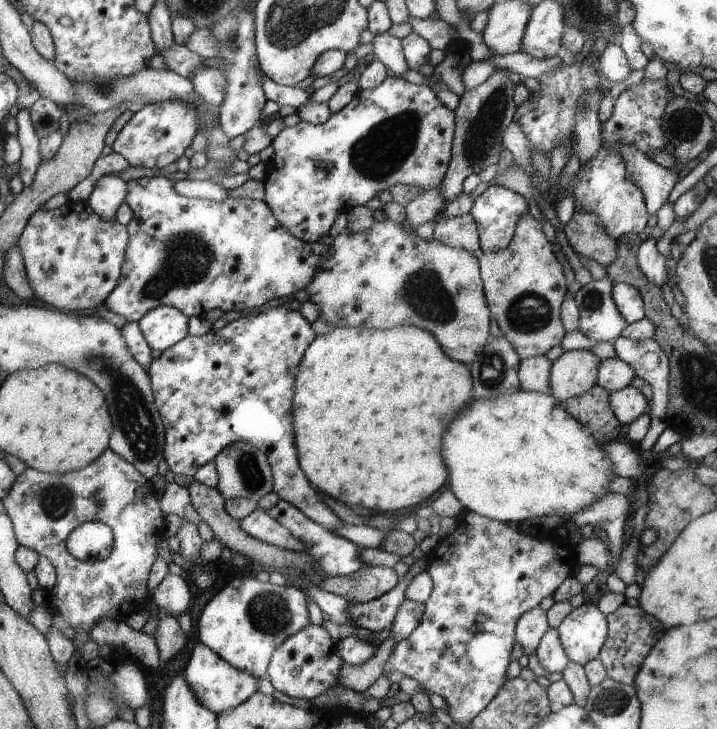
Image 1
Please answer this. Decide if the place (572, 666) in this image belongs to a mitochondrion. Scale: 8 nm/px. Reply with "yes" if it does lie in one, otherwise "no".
no

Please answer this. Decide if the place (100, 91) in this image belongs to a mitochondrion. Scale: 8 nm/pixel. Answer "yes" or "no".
yes

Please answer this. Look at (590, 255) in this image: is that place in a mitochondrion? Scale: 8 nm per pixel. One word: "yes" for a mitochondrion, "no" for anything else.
no

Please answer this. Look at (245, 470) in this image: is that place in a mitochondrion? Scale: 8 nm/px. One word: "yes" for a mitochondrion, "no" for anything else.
yes

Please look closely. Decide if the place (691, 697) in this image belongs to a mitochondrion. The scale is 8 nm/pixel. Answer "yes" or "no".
no

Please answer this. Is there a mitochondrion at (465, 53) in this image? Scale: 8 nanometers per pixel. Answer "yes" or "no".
no

